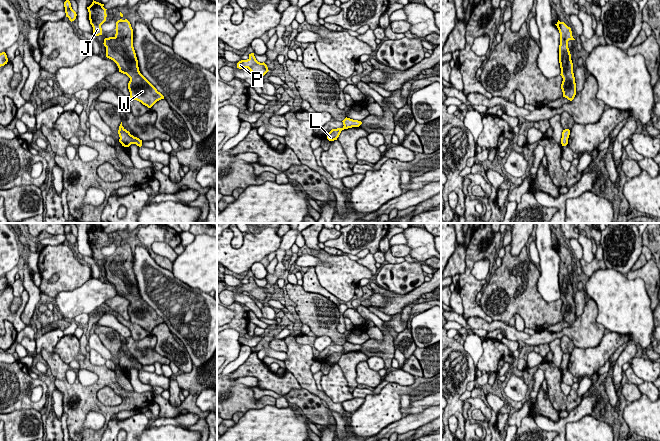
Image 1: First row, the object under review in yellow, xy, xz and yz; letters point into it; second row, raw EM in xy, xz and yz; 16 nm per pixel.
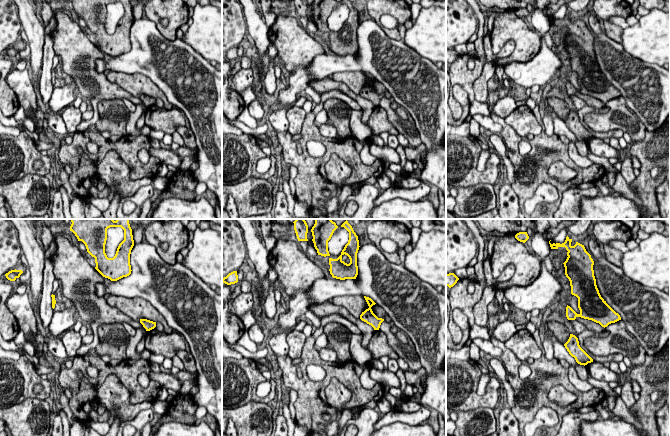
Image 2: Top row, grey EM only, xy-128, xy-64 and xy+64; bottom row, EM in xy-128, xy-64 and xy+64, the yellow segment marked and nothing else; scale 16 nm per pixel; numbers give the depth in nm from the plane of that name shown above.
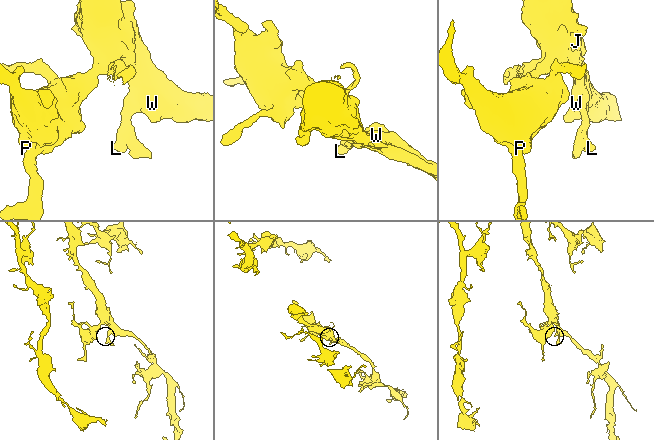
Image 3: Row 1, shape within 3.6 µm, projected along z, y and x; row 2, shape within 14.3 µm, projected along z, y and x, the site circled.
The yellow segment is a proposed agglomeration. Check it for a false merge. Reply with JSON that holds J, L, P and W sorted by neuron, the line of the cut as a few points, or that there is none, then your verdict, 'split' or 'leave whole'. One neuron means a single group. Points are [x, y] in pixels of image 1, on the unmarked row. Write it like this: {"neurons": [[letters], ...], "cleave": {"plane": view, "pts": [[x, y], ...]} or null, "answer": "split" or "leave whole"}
{"neurons": [["J", "L", "P", "W"]], "cleave": null, "answer": "leave whole"}

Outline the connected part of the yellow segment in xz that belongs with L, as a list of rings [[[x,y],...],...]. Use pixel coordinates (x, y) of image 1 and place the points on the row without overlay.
[[[347,341],[342,346],[344,349],[342,352],[332,353],[329,357],[326,358],[327,363],[329,365],[337,364],[342,354],[352,352],[352,351],[359,351],[362,348],[361,345],[353,344]]]

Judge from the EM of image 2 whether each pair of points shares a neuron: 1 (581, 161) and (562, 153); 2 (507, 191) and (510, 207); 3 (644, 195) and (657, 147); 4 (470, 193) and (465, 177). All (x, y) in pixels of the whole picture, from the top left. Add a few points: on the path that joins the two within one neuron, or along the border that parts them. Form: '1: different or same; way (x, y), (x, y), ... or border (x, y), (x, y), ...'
1: different; border (567, 145), (569, 157), (577, 165), (591, 165)
2: same; way (507, 195), (508, 203)
3: same; way (644, 183), (645, 168), (649, 159)
4: different; border (491, 185), (472, 184), (456, 187)

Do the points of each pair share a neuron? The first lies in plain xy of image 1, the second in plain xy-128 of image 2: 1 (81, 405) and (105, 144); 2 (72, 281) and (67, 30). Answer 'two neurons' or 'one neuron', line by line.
1: one neuron
2: one neuron

